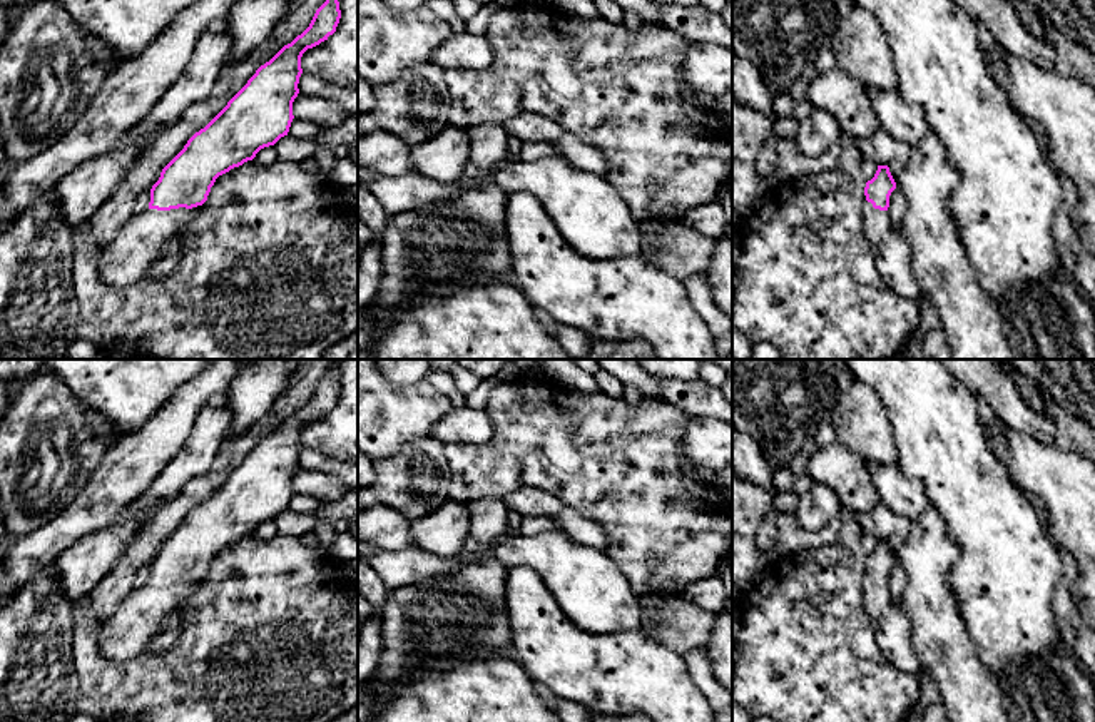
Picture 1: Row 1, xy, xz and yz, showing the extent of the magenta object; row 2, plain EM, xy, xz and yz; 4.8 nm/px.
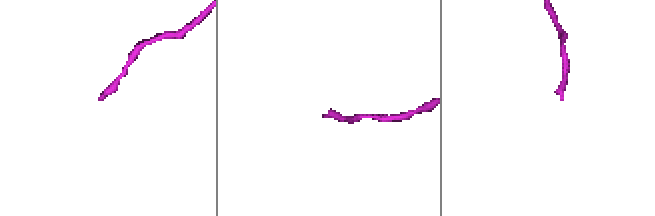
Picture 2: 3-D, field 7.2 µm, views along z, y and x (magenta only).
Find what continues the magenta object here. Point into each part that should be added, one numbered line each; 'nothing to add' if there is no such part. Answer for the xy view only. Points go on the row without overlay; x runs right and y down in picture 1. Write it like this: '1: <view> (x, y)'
1: xy (124, 635)

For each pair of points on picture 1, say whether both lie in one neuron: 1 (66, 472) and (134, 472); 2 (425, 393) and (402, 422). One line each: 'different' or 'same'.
1: different
2: same

